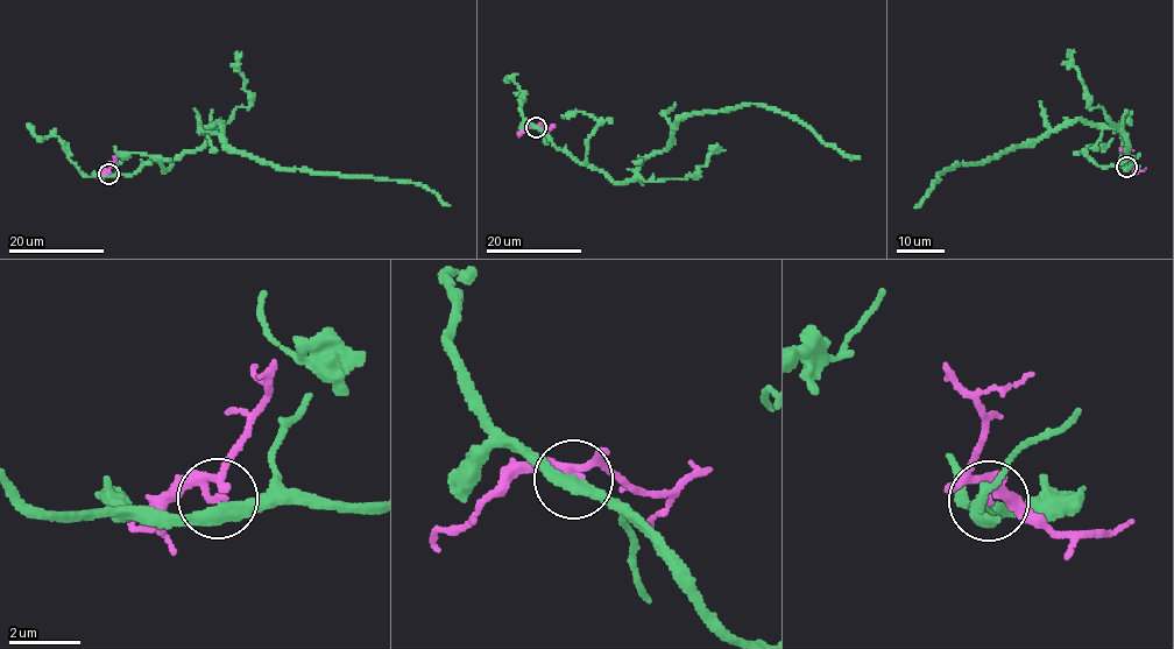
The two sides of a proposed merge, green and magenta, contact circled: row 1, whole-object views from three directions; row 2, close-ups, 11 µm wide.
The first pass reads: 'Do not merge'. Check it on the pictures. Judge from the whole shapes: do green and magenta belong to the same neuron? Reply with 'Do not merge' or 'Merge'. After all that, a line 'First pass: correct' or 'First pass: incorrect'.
Do not merge
First pass: correct

